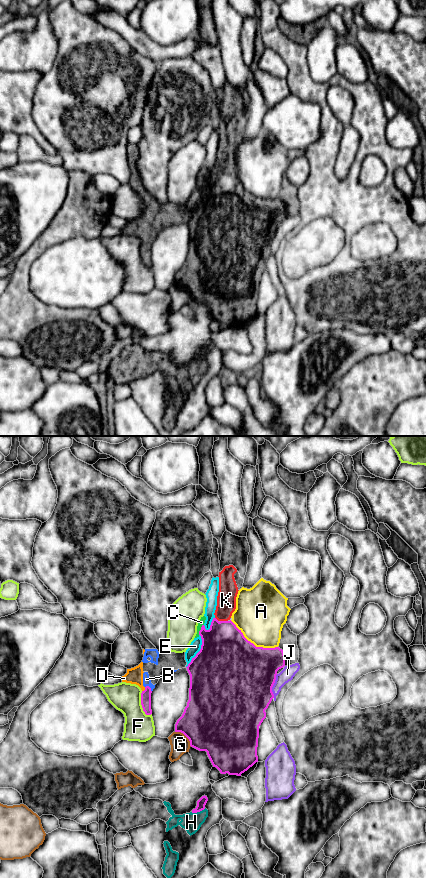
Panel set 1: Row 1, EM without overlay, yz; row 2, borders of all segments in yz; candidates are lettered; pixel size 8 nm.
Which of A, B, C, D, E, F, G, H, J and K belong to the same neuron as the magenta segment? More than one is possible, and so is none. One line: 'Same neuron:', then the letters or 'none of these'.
Same neuron: B, C, D, H, K

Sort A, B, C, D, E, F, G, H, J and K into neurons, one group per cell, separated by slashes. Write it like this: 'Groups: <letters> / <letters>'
Groups: A / B C D H K / E / F / G / J

